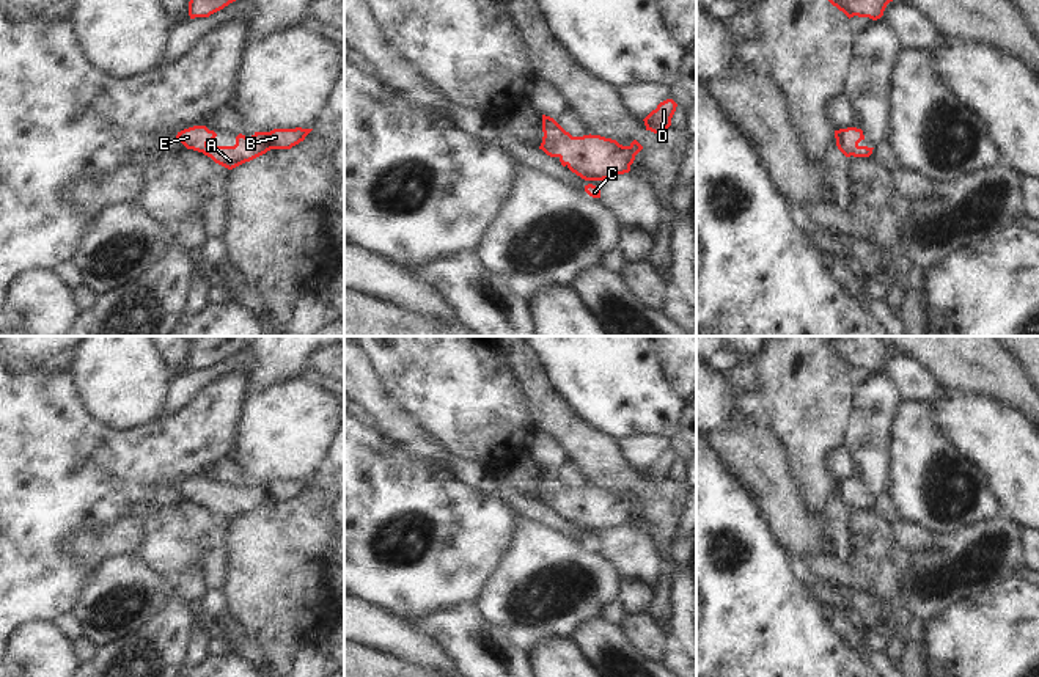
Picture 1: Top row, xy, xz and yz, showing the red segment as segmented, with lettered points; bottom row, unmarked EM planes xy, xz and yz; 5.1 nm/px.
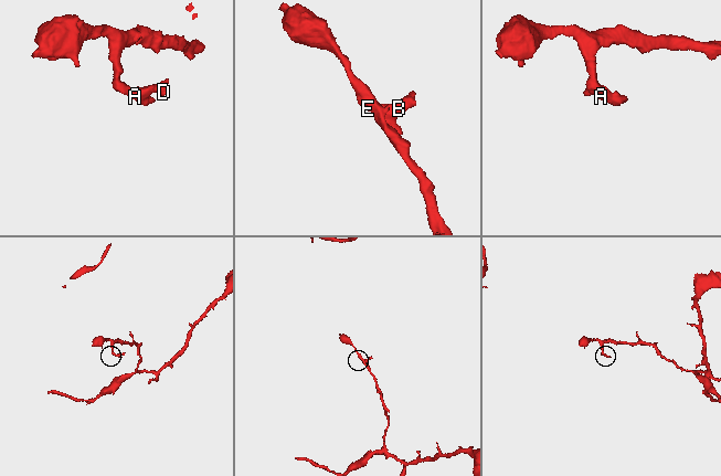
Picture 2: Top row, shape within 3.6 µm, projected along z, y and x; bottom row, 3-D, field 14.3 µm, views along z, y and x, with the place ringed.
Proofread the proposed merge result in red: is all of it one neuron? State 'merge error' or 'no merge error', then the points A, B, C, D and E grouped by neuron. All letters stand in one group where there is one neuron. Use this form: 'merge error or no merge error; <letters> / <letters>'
no merge error; A B C D E

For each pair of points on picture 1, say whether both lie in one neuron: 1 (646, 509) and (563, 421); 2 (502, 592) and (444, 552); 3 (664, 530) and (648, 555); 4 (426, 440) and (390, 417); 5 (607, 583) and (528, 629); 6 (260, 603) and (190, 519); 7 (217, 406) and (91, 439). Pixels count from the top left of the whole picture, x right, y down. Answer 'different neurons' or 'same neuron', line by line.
1: same neuron
2: different neurons
3: different neurons
4: same neuron
5: same neuron
6: different neurons
7: same neuron

